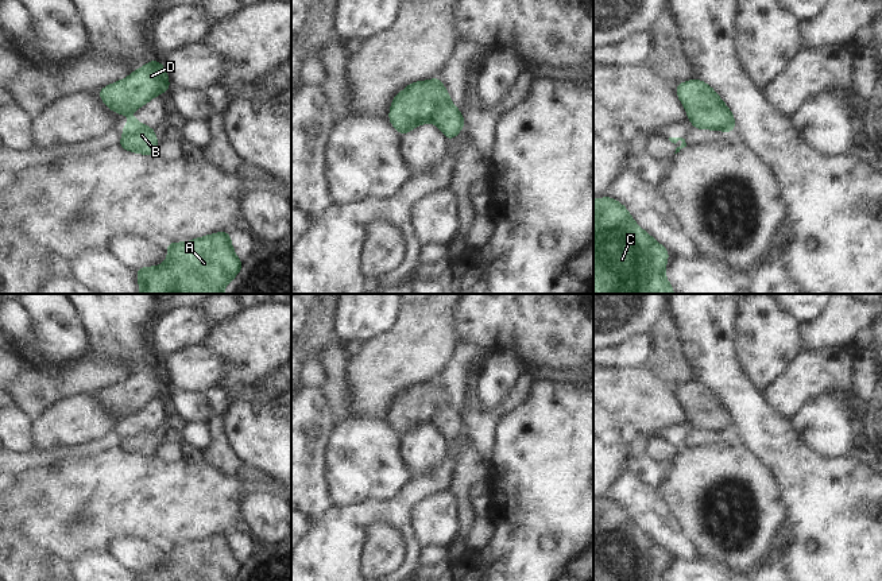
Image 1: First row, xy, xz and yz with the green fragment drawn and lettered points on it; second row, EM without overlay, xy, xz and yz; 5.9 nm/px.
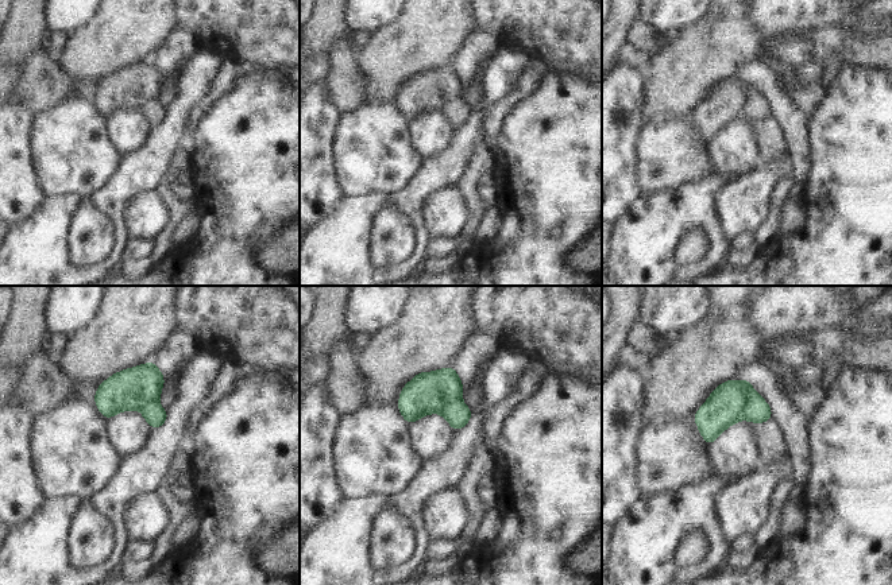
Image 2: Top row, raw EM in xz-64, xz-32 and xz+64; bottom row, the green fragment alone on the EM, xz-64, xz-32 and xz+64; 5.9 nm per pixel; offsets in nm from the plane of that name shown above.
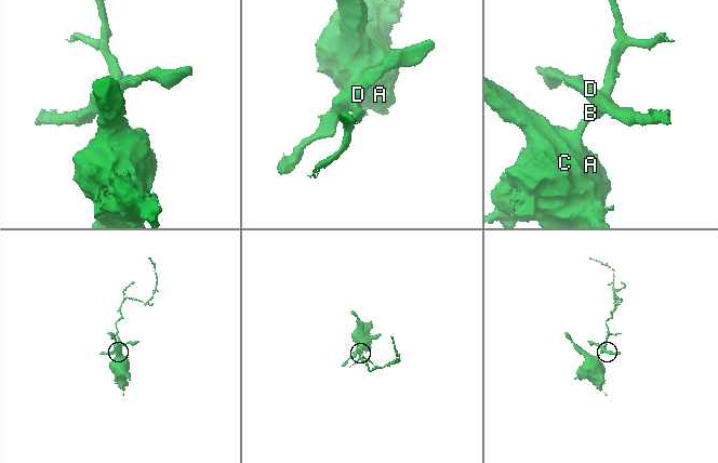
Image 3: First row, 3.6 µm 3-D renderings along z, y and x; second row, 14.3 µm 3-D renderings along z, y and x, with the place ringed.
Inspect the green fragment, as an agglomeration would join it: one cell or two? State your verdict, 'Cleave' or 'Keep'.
Cleave

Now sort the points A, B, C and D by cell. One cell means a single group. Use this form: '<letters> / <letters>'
A B C / D

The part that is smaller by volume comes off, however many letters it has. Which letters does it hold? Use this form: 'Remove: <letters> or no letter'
Remove: D

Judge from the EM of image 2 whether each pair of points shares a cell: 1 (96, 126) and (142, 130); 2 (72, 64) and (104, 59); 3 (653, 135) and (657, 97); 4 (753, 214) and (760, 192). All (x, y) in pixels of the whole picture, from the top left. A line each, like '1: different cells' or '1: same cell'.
1: different cells
2: same cell
3: different cells
4: same cell

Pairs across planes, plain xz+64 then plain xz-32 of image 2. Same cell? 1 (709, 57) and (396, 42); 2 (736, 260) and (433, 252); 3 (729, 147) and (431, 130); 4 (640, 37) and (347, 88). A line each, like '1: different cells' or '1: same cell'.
1: different cells
2: different cells
3: same cell
4: same cell

